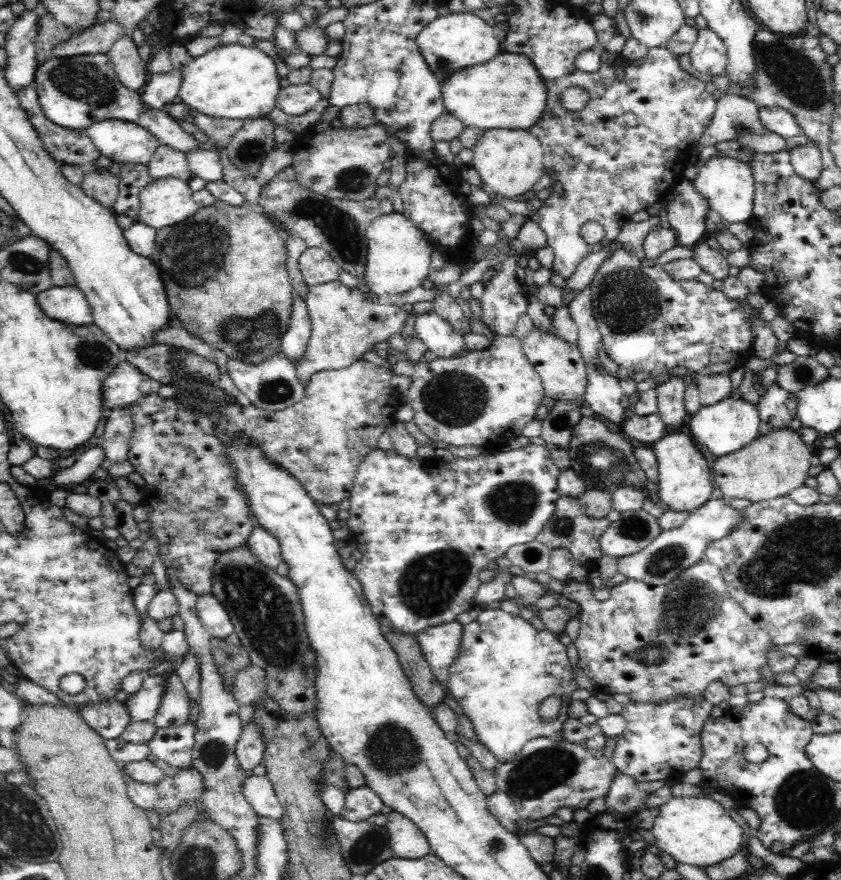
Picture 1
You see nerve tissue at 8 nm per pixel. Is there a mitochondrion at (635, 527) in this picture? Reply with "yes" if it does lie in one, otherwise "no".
yes

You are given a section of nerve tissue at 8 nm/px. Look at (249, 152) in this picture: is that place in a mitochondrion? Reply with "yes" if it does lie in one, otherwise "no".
yes

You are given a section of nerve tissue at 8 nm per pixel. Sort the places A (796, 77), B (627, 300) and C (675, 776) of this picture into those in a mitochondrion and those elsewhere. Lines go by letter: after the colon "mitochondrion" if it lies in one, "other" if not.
A: mitochondrion
B: mitochondrion
C: other

